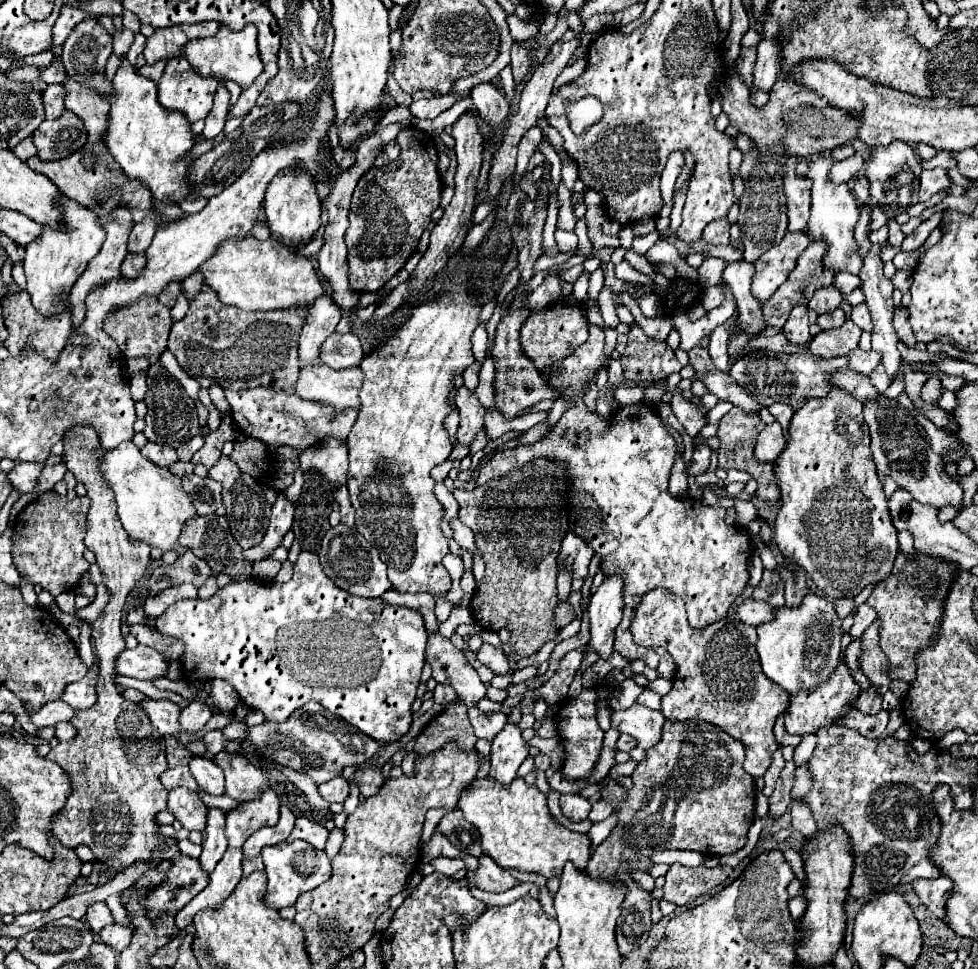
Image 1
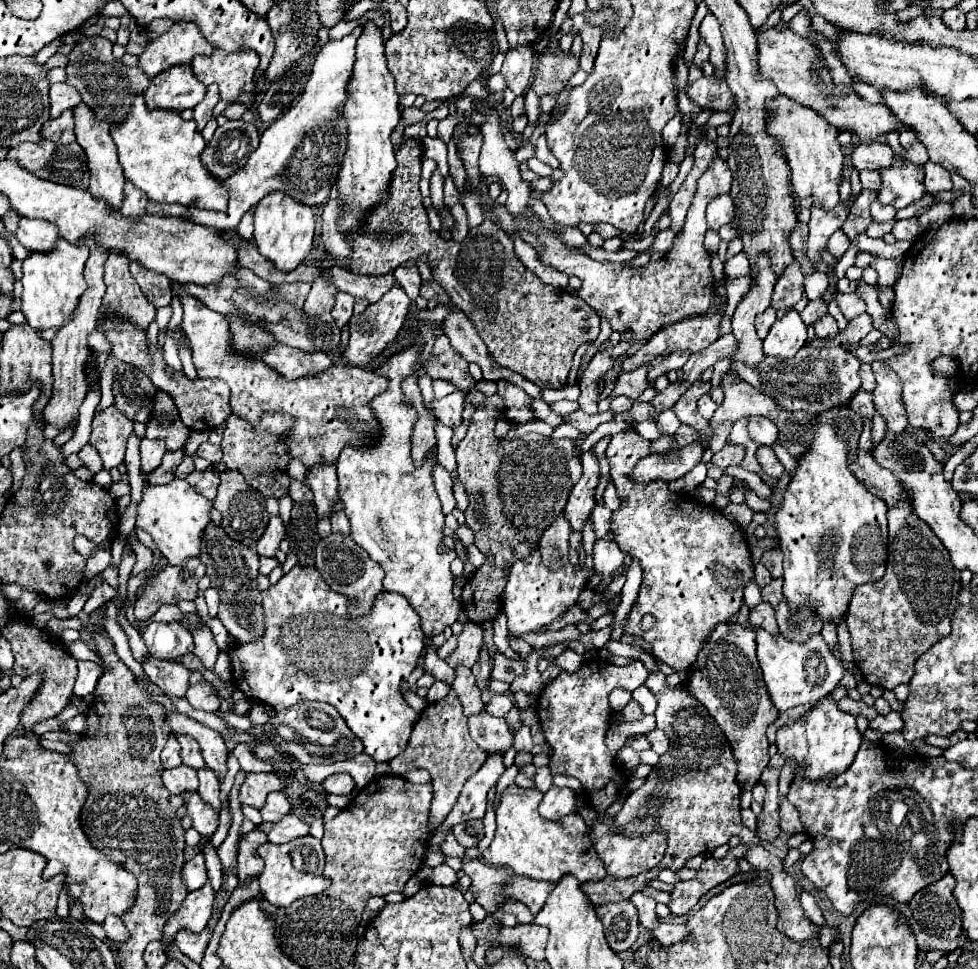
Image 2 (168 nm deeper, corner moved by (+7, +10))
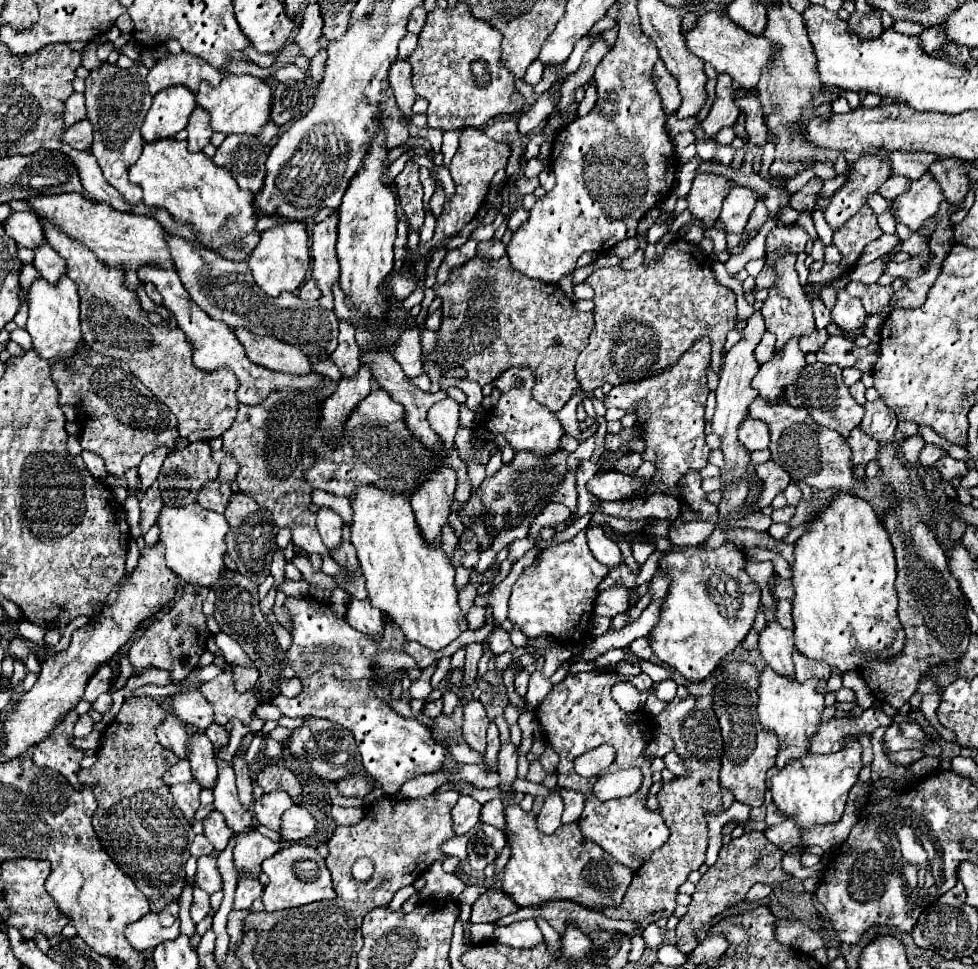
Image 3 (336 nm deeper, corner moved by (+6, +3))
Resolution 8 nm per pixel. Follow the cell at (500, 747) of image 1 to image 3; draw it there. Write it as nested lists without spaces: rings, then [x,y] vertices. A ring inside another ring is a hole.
[[[460,796],[458,804],[452,808],[452,828],[456,836],[466,834],[470,828],[474,828],[480,820],[480,808],[482,804],[474,800],[472,796]]]

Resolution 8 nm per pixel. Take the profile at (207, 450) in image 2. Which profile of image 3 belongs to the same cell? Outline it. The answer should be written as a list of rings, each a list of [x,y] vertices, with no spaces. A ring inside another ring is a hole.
[[[224,450],[214,452],[212,458],[216,458],[220,462],[220,476],[218,476],[218,480],[220,482],[234,482],[236,476],[238,476],[238,464],[236,464],[236,460],[228,452],[224,452]]]

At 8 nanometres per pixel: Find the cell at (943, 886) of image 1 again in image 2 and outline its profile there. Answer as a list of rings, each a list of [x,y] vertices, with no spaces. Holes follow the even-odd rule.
[[[947,873],[913,895],[909,903],[913,917],[929,935],[955,939],[961,933],[961,909],[951,895],[953,887],[955,879]]]

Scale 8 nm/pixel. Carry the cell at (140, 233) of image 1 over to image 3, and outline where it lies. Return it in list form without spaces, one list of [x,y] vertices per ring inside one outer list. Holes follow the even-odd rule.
[[[139,56],[139,64],[134,64],[128,70],[104,62],[100,70],[90,72],[90,76],[86,78],[86,110],[88,110],[86,118],[94,126],[94,144],[90,152],[94,154],[98,166],[102,168],[104,178],[130,204],[138,204],[142,200],[142,188],[128,180],[128,168],[140,158],[140,152],[144,148],[140,126],[152,104],[146,76],[148,76],[148,68],[144,66]]]

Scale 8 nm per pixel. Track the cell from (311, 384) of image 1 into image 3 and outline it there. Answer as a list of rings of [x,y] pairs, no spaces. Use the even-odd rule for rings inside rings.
[[[230,328],[236,336],[236,340],[244,346],[246,356],[264,368],[286,372],[294,376],[302,376],[310,372],[310,362],[300,352],[300,348],[286,344],[284,340],[278,340],[274,336],[260,336],[252,334],[248,328]]]

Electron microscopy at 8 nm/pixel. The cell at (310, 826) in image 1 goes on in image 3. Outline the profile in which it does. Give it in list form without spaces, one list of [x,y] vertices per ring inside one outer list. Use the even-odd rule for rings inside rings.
[[[252,830],[248,834],[240,834],[238,840],[236,840],[236,846],[234,846],[234,866],[236,866],[236,872],[238,872],[238,878],[244,874],[244,876],[250,876],[250,878],[258,878],[260,876],[260,864],[270,858],[272,854],[276,854],[280,850],[280,842],[272,842],[270,838],[264,838],[258,830]]]

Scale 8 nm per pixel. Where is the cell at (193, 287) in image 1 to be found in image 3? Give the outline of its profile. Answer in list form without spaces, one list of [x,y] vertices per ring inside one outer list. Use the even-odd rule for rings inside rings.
[[[168,234],[166,240],[182,284],[208,316],[222,320],[232,328],[246,326],[256,334],[278,336],[288,344],[296,344],[312,362],[324,360],[336,350],[338,318],[332,310],[322,308],[318,302],[304,302],[296,294],[284,294],[272,300],[270,296],[264,296],[260,288],[256,288],[246,262],[236,264],[232,260],[224,260],[222,256],[216,256],[216,252],[190,244],[182,236]]]

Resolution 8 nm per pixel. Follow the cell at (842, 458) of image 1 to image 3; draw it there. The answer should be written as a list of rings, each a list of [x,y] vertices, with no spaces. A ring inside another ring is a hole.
[[[850,494],[836,496],[822,514],[810,520],[810,532],[796,542],[794,558],[792,582],[796,596],[792,600],[792,618],[796,624],[796,650],[800,654],[812,662],[826,662],[830,668],[838,670],[840,676],[844,676],[850,670],[858,670],[870,658],[884,658],[896,640],[900,640],[898,648],[904,644],[904,630],[896,616],[898,592],[894,588],[894,548],[882,520],[868,502]]]

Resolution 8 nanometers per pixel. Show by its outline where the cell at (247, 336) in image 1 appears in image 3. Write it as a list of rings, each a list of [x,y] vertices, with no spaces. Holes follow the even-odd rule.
[[[308,280],[308,282],[300,288],[298,298],[302,298],[302,300],[318,300],[318,298],[320,298],[320,290],[318,290],[316,282],[314,282],[314,280]]]

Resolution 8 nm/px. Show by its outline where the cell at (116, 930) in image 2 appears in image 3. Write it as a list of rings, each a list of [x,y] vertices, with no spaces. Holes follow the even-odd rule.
[[[172,902],[160,912],[149,912],[126,928],[126,940],[140,952],[154,950],[166,940],[176,940],[180,934],[179,910],[178,902]]]

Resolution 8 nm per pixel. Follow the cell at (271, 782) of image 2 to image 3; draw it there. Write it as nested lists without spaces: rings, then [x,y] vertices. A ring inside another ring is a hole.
[[[276,790],[276,792],[264,794],[260,800],[254,802],[254,814],[260,824],[264,824],[274,832],[280,832],[280,824],[282,824],[280,818],[290,806],[292,806],[292,798],[286,792]]]

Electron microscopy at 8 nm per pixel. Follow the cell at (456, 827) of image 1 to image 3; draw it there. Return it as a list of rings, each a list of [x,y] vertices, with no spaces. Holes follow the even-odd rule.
[[[480,830],[478,834],[474,834],[468,842],[468,862],[472,866],[472,870],[482,872],[488,864],[492,864],[496,860],[496,850],[492,848],[488,836]]]

